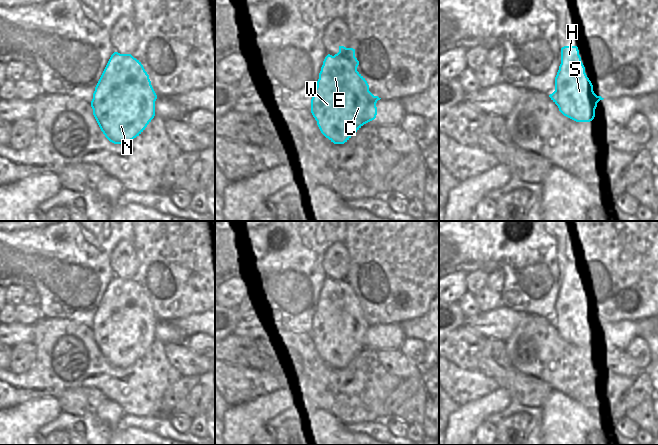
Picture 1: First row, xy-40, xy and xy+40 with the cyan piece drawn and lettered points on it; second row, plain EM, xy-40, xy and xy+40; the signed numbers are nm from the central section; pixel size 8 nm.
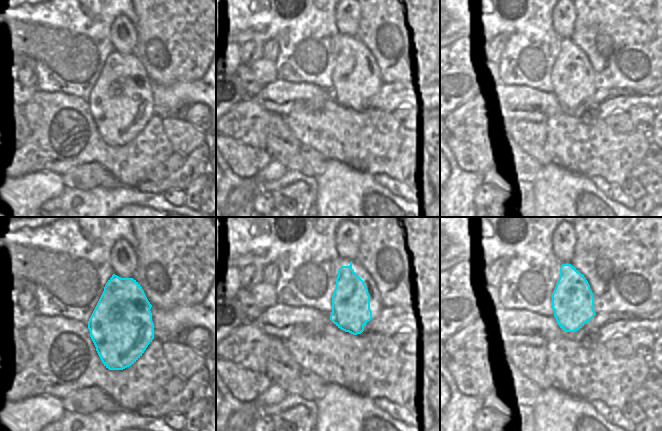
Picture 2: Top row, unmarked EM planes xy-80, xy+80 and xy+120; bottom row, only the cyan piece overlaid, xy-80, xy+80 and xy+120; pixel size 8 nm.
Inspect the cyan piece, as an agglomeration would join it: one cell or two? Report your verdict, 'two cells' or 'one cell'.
one cell

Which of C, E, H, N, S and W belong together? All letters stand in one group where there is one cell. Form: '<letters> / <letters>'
C E H N S W

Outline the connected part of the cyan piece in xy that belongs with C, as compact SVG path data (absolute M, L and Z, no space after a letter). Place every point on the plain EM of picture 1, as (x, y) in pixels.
M339 270L339 276L334 280L328 278L321 291L317 311L311 323L311 337L321 357L334 368L347 366L364 348L374 344L377 339L376 327L379 322L369 315L365 302L357 295L359 285L355 281L355 273Z

